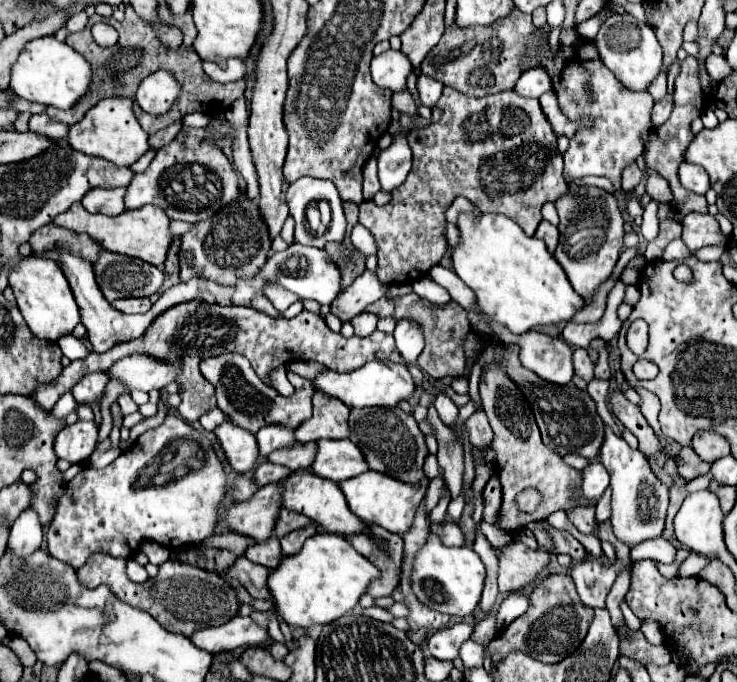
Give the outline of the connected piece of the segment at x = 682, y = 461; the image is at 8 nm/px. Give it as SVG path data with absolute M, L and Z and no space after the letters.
M682 447L682 451L678 453L676 465L678 465L678 475L684 477L686 481L690 481L690 479L694 479L694 477L700 477L700 475L704 475L704 473L710 471L710 463L702 461L702 459L694 453L692 447Z

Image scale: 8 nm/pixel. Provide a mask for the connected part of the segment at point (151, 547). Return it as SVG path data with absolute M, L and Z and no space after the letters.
M144 541L144 545L142 545L140 551L146 553L148 559L150 559L150 563L154 563L154 565L162 565L164 561L170 559L170 549L162 547L162 545L156 543L156 541Z

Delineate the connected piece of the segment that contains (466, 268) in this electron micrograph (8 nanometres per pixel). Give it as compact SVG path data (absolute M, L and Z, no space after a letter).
M464 213L458 219L458 229L462 243L452 253L456 275L476 293L482 311L488 313L494 321L506 325L512 333L522 335L536 325L556 325L560 321L570 321L576 311L586 305L586 301L572 289L564 269L546 249L546 245L536 237L524 235L524 231L512 219L504 215L482 215L480 221L474 221L472 215Z

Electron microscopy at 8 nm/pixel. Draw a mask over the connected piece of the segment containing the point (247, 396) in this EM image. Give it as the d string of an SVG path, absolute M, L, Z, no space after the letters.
M226 351L226 353L216 355L216 357L206 357L200 361L200 371L216 387L218 409L222 409L232 419L232 423L236 423L238 427L242 427L250 433L258 433L260 427L272 425L272 423L298 427L302 421L310 419L310 415L312 415L314 385L310 379L304 379L292 371L288 371L288 379L296 391L290 397L282 397L276 389L262 383L260 377L250 367L248 359L240 357L238 353Z

